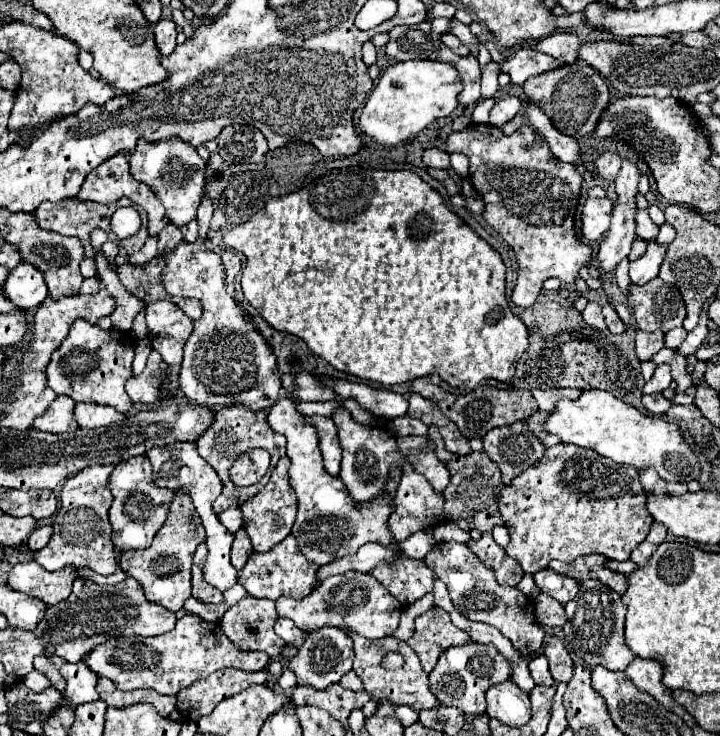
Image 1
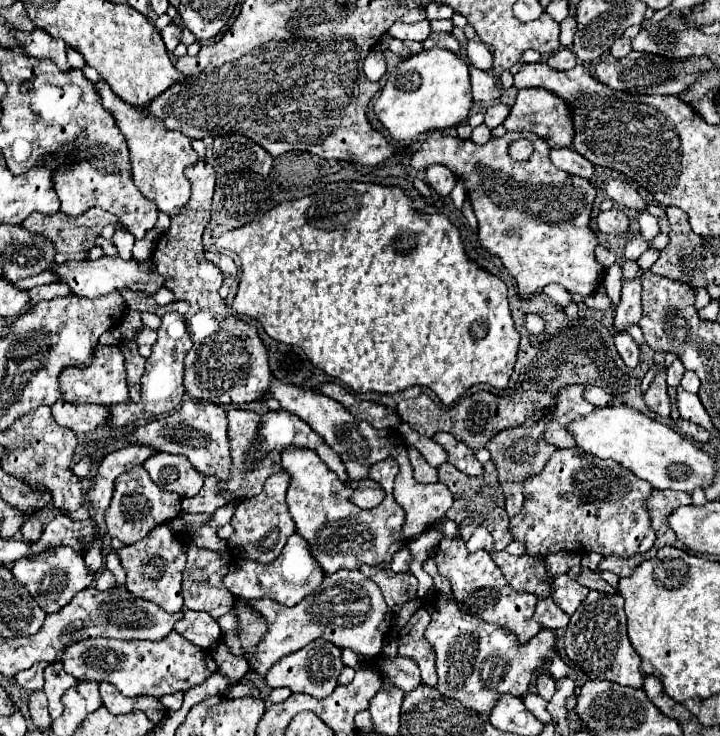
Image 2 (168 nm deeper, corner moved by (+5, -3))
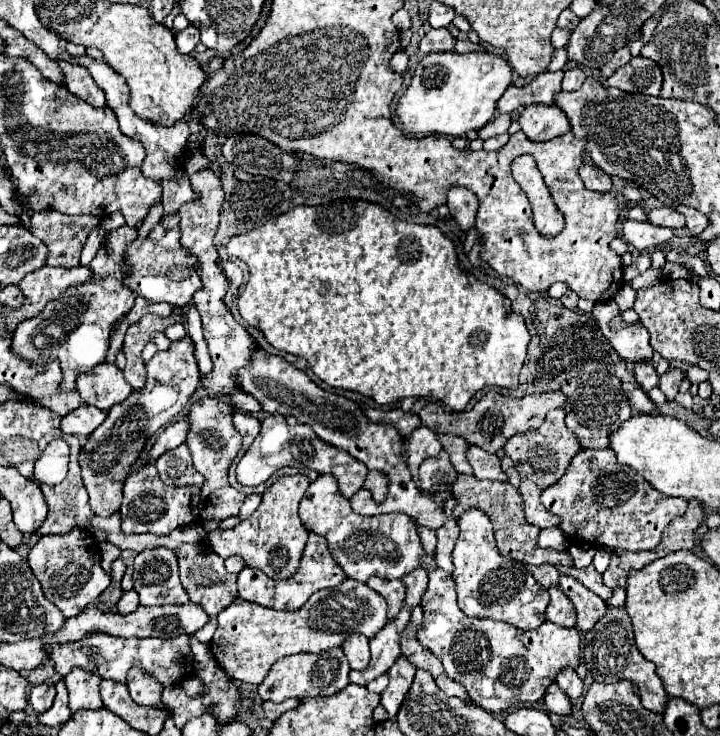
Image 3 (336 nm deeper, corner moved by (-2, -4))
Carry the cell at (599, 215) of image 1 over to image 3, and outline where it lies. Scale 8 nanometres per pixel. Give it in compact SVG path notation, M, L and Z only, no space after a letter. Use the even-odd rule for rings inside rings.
M624 220L622 222L622 238L640 252L652 252L656 248L666 248L674 232L670 228L658 228L646 222Z

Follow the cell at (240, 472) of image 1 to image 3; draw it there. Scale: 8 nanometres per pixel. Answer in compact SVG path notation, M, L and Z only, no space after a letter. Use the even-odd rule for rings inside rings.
M202 396L190 406L190 412L188 412L190 430L186 436L186 444L190 446L194 468L204 476L202 512L200 512L202 522L210 522L210 520L222 522L224 518L238 514L246 498L242 492L238 492L236 488L228 484L228 468L240 450L240 436L232 424L232 414L234 414L234 408L228 402L220 398L212 398L212 396Z

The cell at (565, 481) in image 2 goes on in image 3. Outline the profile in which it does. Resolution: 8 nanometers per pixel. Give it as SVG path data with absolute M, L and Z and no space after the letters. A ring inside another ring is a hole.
M610 448L582 450L574 456L566 476L542 492L542 504L562 518L560 530L574 544L606 546L610 550L654 550L660 544L662 530L688 508L688 500L660 494L634 468L618 464Z

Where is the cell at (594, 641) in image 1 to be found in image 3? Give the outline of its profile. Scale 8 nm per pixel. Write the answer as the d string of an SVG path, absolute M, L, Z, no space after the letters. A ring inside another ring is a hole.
M608 608L608 612L602 616L602 620L594 626L594 632L586 632L582 636L582 650L584 650L584 666L592 674L596 682L618 682L618 680L632 680L640 688L640 700L642 706L650 712L664 714L668 694L662 686L662 680L656 676L654 664L650 664L636 648L634 644L634 632L630 624L630 616L626 614L626 608Z

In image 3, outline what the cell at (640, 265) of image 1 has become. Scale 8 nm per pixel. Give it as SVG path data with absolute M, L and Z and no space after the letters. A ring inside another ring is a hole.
M642 324L628 326L616 332L610 328L602 328L602 332L622 360L632 362L632 364L650 362L654 350L650 346L650 336Z

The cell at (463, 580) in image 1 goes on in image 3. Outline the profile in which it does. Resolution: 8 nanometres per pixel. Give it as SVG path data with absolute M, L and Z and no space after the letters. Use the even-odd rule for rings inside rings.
M466 510L458 516L460 536L452 550L452 578L456 582L458 606L466 616L490 618L508 622L520 630L534 630L546 618L546 606L550 602L548 590L540 586L522 562L504 558L496 548L492 524L484 512Z

